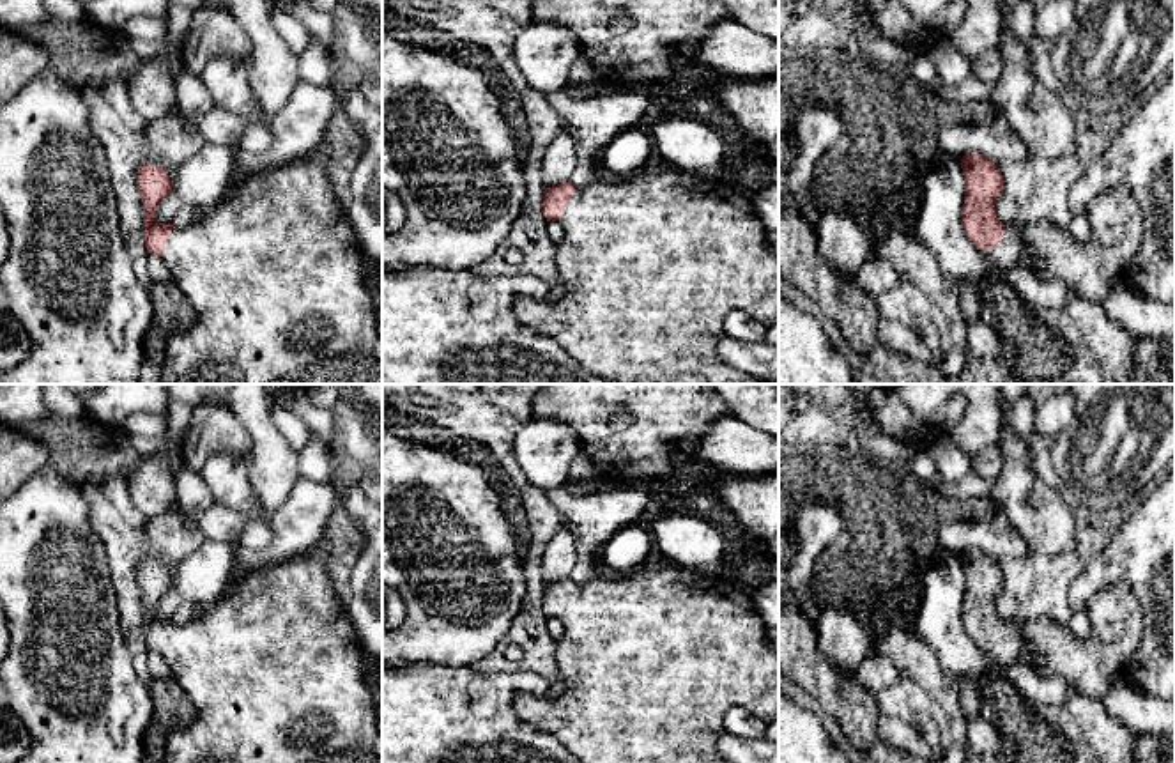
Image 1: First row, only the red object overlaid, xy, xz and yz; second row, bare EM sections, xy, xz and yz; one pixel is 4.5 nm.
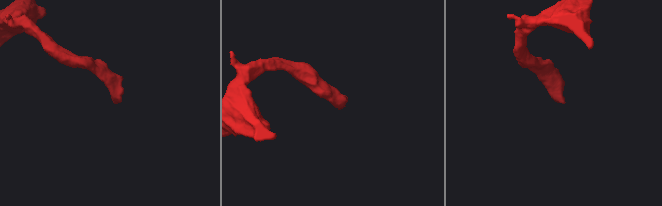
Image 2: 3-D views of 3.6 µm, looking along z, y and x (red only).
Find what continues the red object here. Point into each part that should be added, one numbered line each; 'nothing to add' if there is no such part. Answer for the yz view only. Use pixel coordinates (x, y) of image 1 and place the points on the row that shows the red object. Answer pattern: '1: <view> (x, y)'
1: yz (1115, 218)

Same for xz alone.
1: xz (652, 264)

